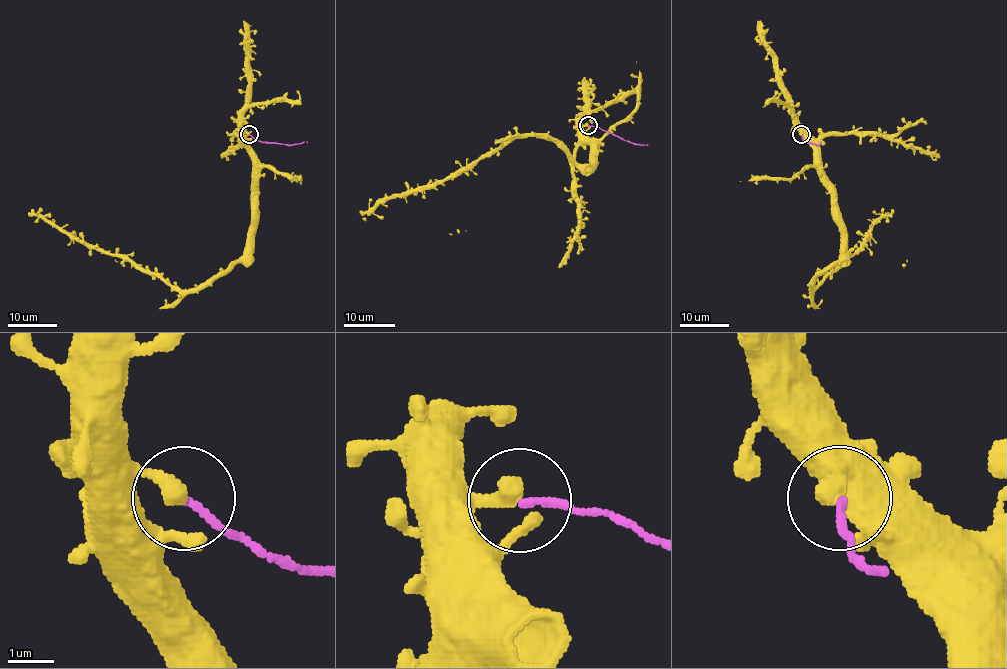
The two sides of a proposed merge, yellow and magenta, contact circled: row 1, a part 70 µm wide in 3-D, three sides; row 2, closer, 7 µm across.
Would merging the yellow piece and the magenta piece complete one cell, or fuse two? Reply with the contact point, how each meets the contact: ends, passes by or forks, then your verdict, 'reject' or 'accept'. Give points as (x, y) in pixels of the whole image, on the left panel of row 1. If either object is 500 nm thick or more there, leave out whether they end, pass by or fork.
(249, 134) | yellow ends | magenta ends | reject

